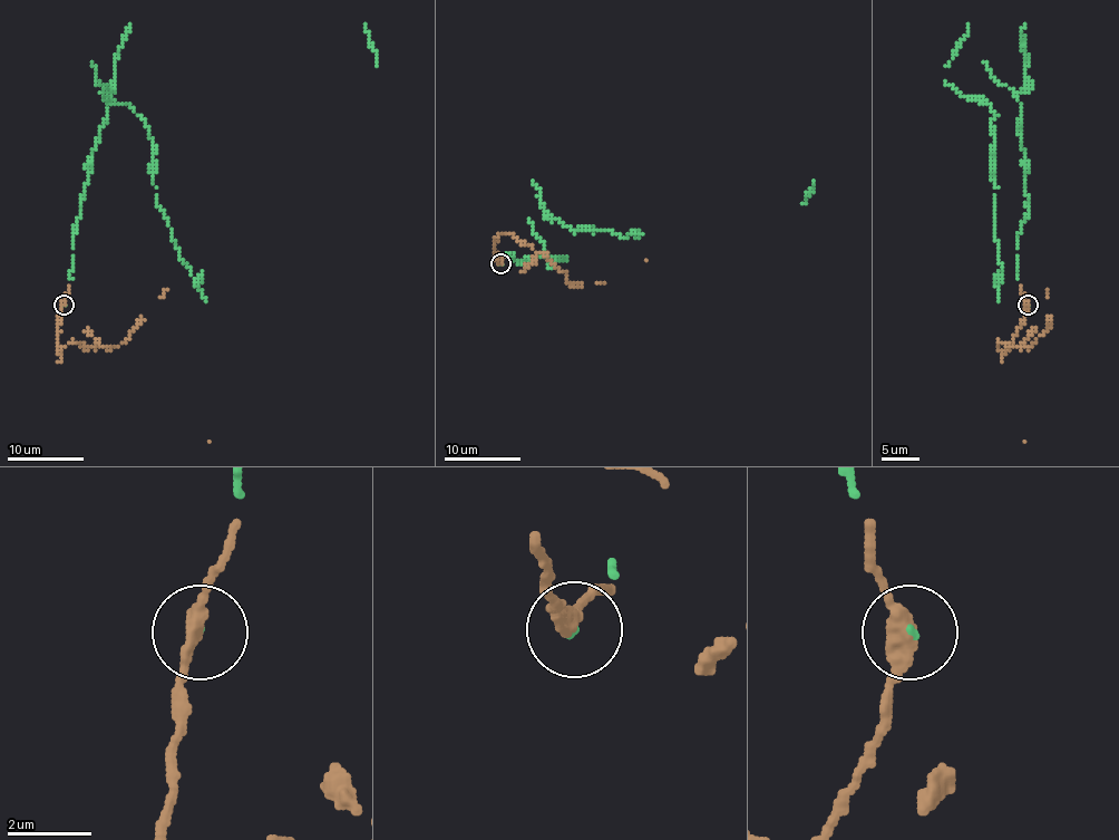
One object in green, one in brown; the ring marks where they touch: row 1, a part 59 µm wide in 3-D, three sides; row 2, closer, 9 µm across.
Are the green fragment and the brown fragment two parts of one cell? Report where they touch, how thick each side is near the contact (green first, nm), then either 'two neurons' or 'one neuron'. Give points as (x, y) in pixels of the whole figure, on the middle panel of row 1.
place (500, 263); calibres 100 and 360 nm; one neuron

